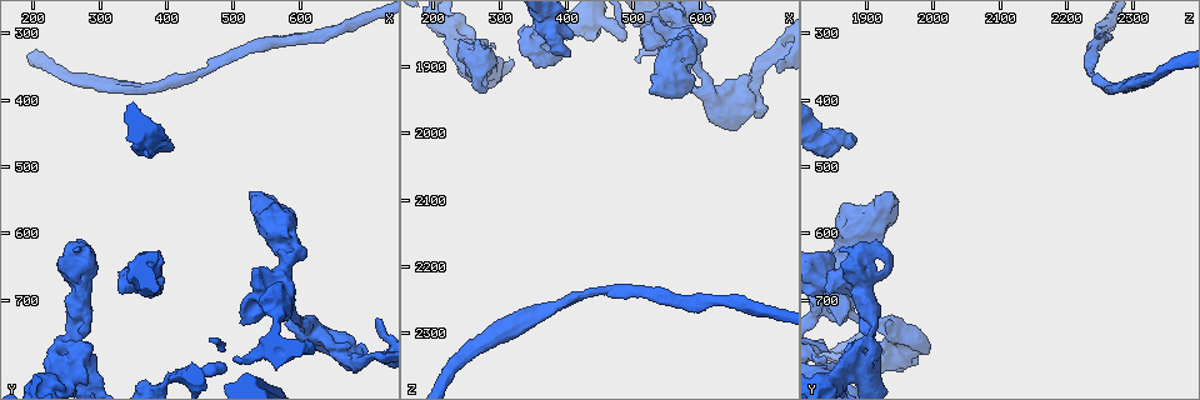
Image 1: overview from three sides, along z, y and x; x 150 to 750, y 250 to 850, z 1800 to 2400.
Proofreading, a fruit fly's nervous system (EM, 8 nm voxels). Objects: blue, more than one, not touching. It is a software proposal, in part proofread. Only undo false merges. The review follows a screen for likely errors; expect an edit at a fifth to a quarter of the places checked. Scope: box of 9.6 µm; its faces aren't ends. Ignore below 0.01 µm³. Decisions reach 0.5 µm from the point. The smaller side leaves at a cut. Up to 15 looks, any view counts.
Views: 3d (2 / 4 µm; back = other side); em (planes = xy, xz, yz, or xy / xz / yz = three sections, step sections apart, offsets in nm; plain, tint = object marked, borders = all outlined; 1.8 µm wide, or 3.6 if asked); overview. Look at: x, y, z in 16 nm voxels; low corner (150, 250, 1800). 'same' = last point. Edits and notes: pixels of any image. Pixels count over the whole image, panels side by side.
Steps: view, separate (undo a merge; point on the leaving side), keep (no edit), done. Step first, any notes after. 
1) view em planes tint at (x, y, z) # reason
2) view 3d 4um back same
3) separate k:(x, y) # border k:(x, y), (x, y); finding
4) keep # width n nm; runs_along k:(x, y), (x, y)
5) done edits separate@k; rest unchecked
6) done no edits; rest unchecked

view em 3.6um planes tint at (550, 705, 1860) # looks like a crossing

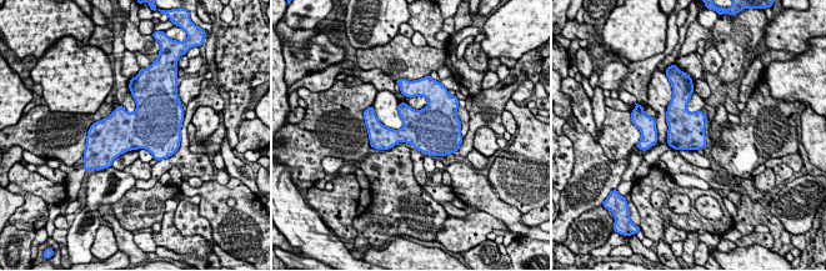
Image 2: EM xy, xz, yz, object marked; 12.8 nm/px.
keep # one cell here

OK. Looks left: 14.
view em xz step 16 tint at (720, 785, 1875) # sudden change in width

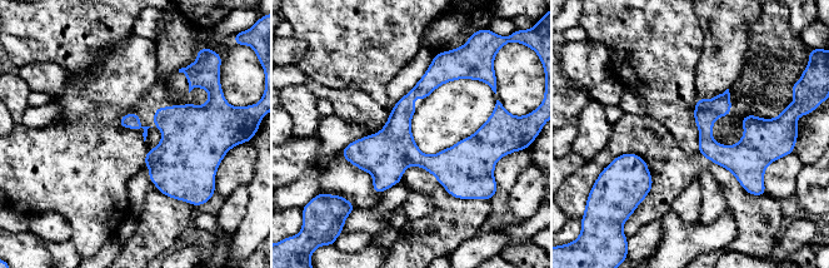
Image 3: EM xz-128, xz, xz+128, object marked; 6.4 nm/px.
keep # runs_along 3:(487, 129), (457, 160), (345, 154); continuous, no second cell

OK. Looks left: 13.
view 3d 2um at (635, 755, 1950) # arms run side by side

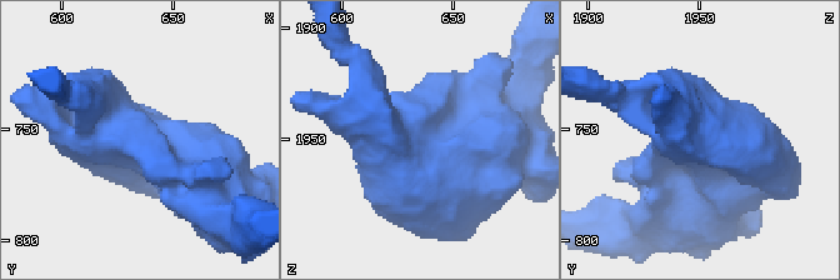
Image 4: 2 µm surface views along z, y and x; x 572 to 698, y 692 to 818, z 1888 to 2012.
view em planes tint at (634, 756, 1949) # arms 4

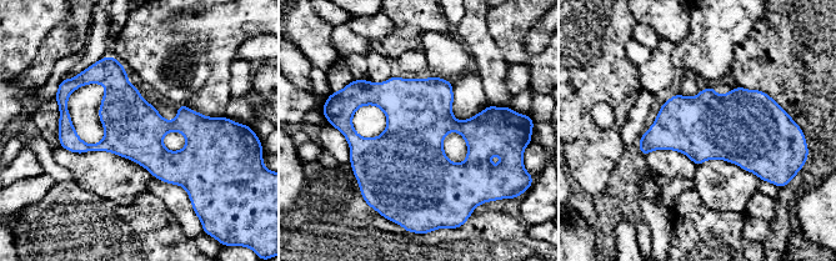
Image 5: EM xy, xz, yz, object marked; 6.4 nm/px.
keep # runs_along 5:(64, 124), (81, 146), (143, 128), (214, 136); one cell here

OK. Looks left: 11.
view em yz step 8 tint at (585, 605, 1875) # thick turns thin

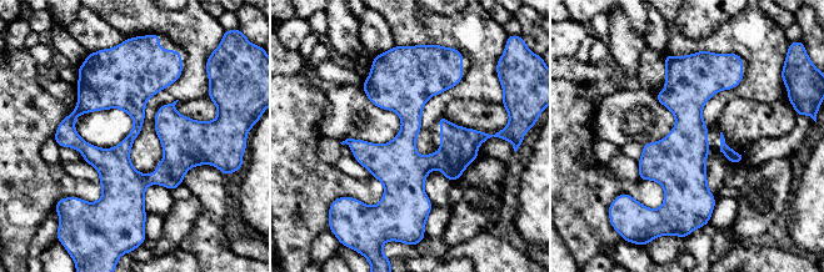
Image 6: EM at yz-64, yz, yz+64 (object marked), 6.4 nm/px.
view em planes tint same

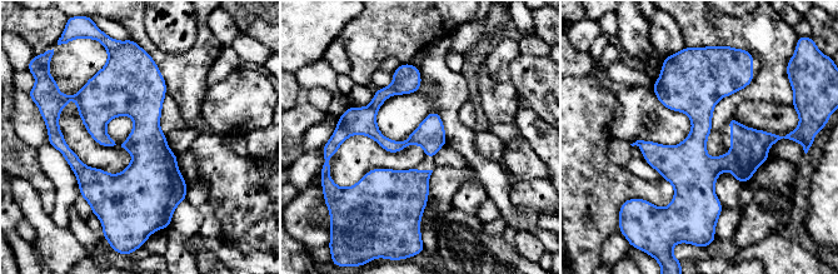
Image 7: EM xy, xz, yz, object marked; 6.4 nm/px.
keep # width 190 nm; runs_along 7:(694, 65), (698, 199), (707, 215); continuous, no second cell

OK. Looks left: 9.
view em planes tint at (390, 460, 1870)

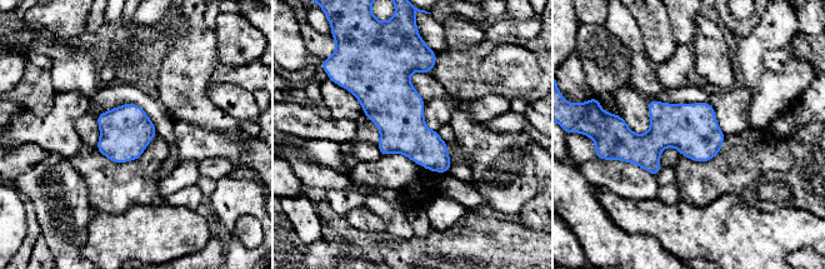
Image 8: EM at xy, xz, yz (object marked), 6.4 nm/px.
keep # all the same cell

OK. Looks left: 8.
view 3d 4um at (230, 820, 1850) # thick turns thin

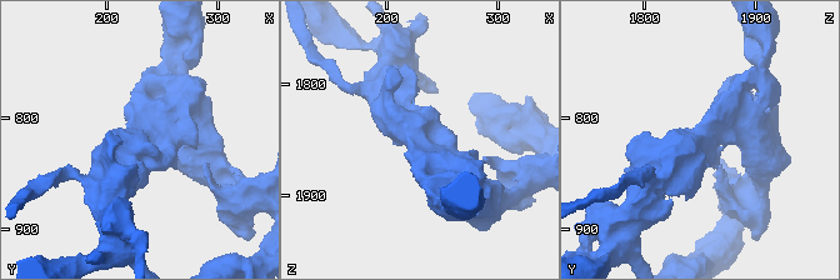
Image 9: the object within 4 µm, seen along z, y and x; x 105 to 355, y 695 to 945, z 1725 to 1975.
view em planes tint at (228, 816, 1852) # now the EM

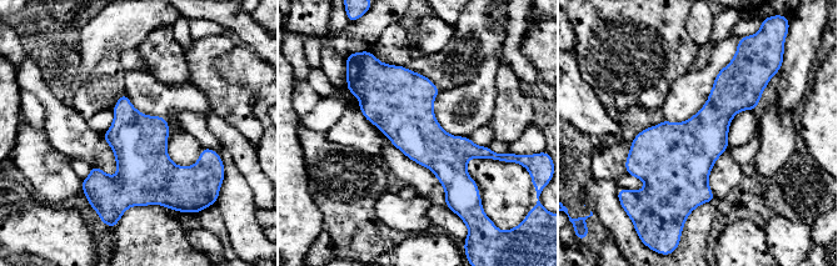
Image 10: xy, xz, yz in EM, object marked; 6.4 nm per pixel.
keep # continuous, no second cell

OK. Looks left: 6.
done no edits; rest unchecked

